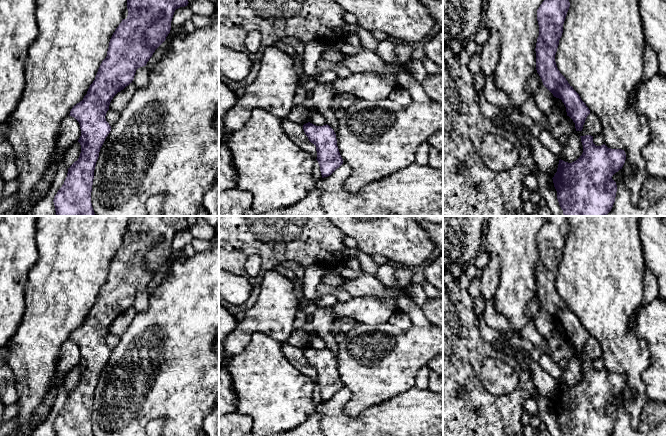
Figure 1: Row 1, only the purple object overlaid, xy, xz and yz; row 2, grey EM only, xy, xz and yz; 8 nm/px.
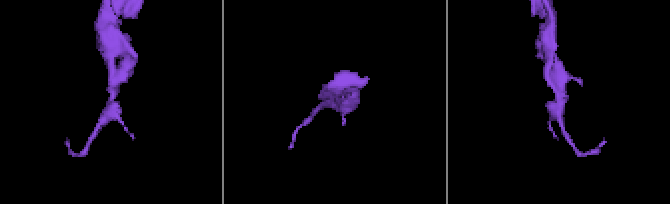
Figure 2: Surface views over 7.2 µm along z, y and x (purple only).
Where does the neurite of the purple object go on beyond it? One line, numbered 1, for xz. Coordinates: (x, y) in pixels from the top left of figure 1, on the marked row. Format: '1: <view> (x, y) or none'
1: none

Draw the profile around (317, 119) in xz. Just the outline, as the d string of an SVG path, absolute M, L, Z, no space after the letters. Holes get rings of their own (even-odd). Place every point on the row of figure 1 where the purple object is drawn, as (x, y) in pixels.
M317 111L312 113L312 116L311 116L309 122L316 126L326 125L326 120L325 120L324 116Z

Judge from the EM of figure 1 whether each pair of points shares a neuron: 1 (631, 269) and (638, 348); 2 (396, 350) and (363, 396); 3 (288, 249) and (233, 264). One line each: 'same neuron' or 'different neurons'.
1: same neuron
2: same neuron
3: same neuron

